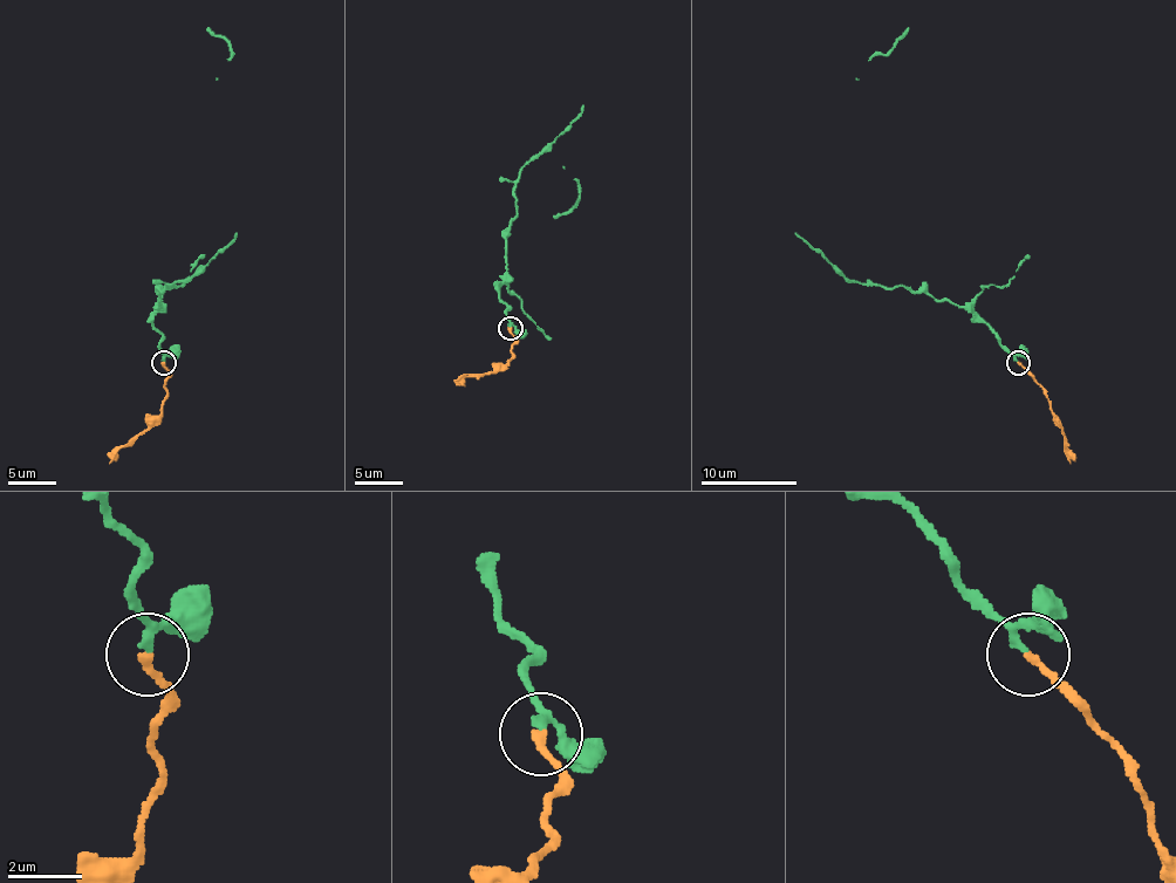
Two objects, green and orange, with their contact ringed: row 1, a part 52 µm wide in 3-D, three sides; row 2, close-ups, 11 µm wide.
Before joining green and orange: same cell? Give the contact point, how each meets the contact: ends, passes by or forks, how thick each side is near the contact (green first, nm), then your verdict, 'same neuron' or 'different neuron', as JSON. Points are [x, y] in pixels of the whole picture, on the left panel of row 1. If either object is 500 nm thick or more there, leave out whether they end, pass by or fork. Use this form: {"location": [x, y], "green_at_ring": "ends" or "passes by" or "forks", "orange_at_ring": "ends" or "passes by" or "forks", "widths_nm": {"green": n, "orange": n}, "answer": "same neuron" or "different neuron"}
{"location": [163, 362], "green_at_ring": "passes by", "orange_at_ring": "ends", "widths_nm": {"green": 150, "orange": 200}, "answer": "same neuron"}

